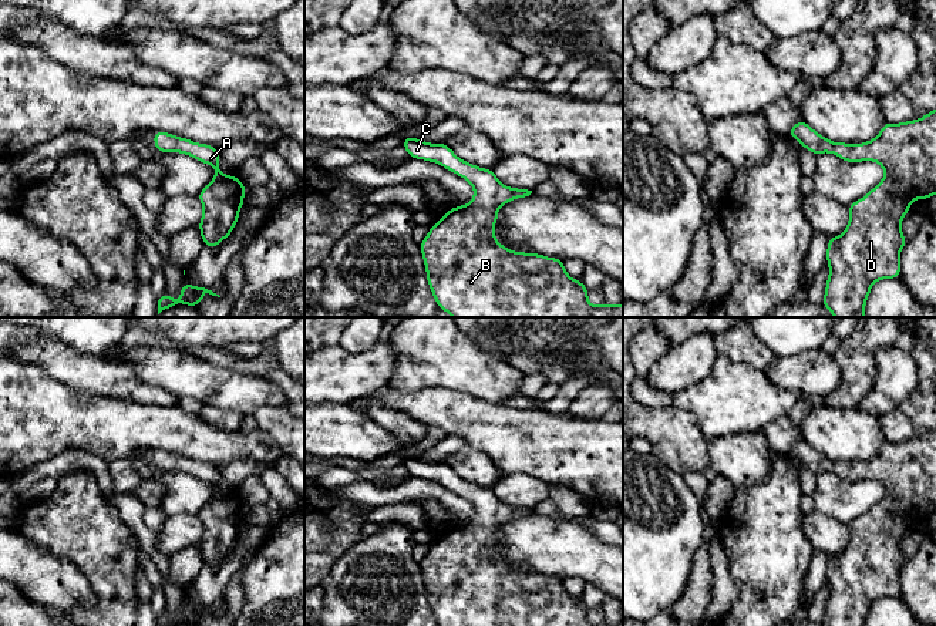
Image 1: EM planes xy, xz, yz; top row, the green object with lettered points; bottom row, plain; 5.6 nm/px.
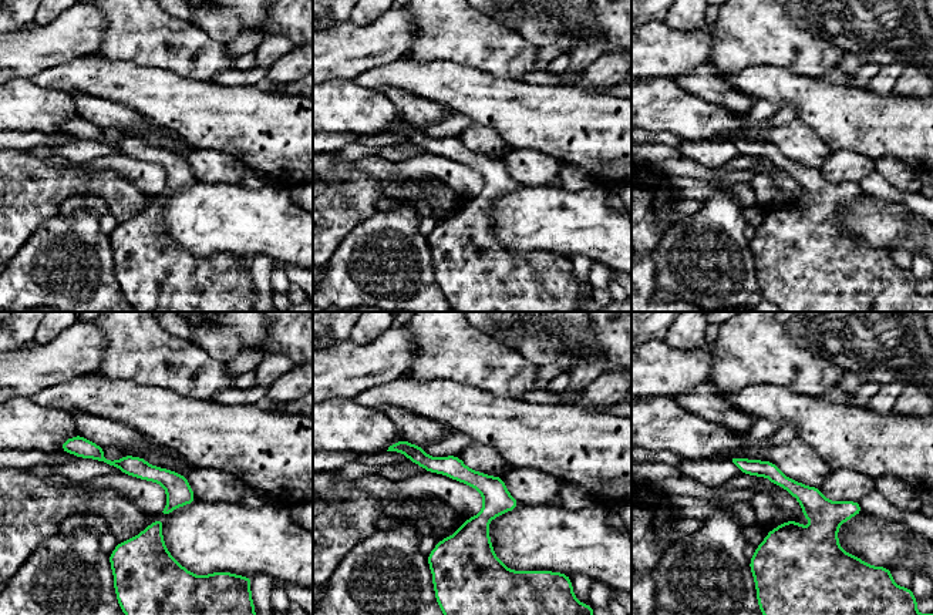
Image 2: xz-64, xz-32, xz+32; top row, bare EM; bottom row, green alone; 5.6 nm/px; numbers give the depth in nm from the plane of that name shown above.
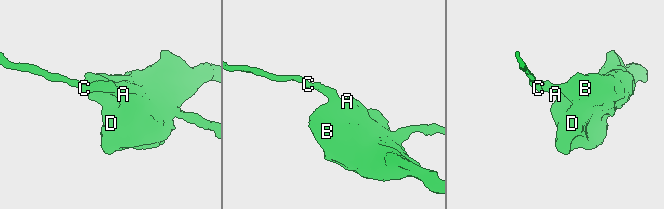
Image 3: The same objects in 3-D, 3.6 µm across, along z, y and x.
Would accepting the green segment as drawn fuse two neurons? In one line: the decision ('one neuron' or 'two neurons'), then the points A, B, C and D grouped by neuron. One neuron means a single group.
one neuron | A B C D

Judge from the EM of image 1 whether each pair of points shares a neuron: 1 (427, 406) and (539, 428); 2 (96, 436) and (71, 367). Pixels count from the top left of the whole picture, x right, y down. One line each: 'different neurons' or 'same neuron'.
1: same neuron
2: different neurons

